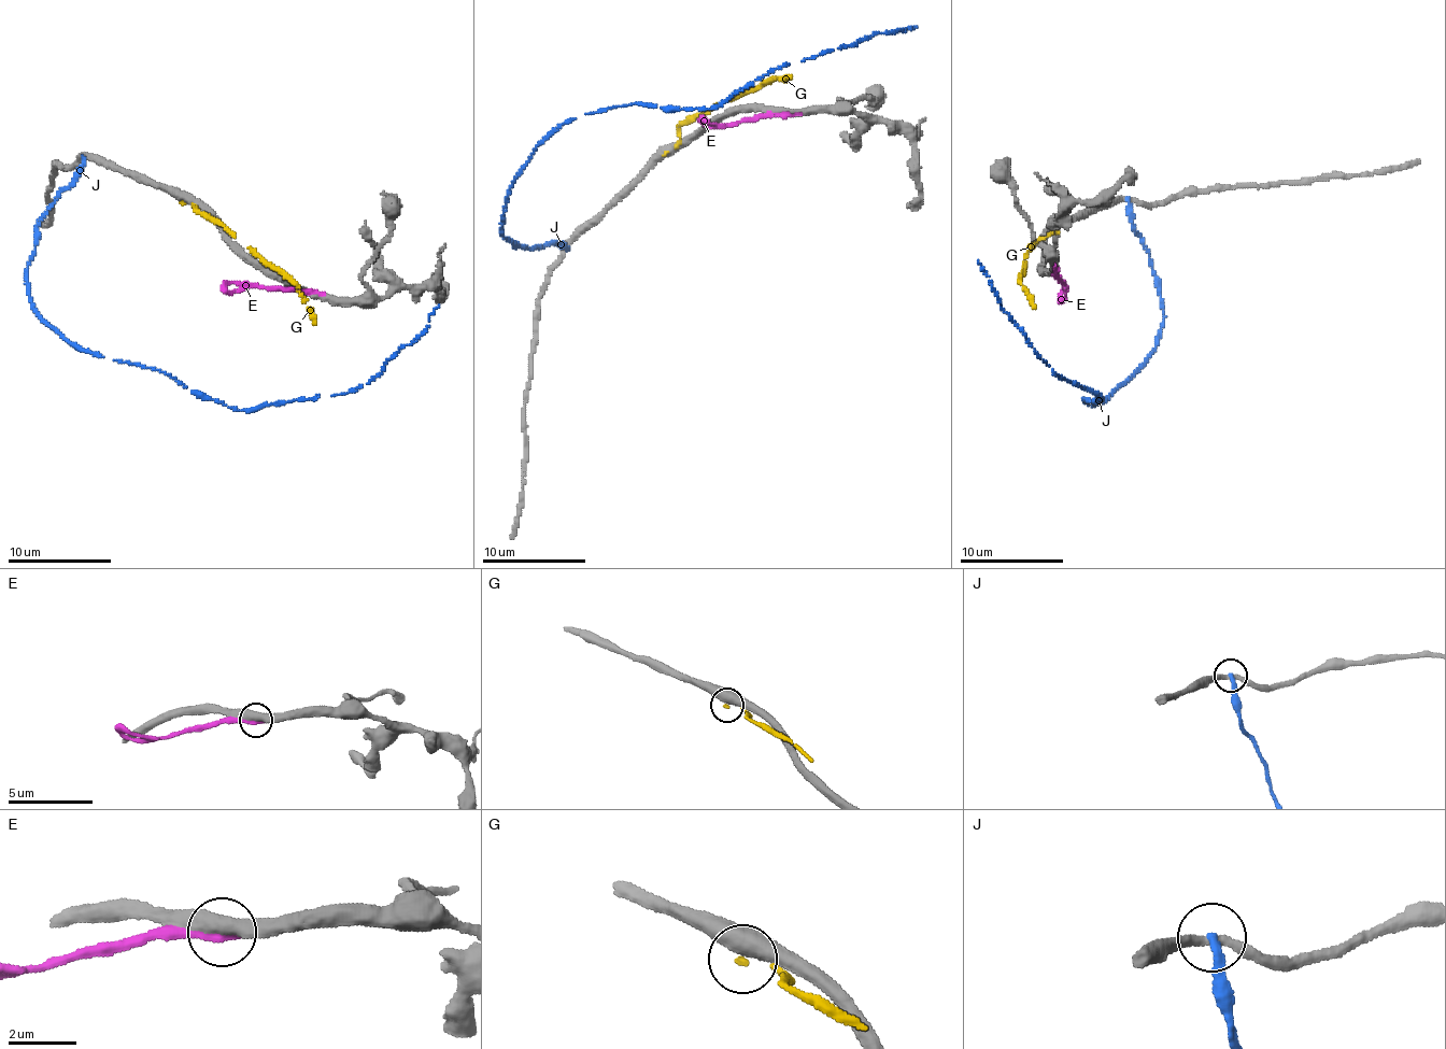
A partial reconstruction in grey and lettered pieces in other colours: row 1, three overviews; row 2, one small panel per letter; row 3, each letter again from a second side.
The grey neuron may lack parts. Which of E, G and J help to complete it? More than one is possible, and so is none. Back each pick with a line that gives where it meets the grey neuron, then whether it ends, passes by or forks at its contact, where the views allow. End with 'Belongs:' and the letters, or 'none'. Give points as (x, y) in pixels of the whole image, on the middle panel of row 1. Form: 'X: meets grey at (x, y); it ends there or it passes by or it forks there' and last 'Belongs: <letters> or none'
Belongs: none

